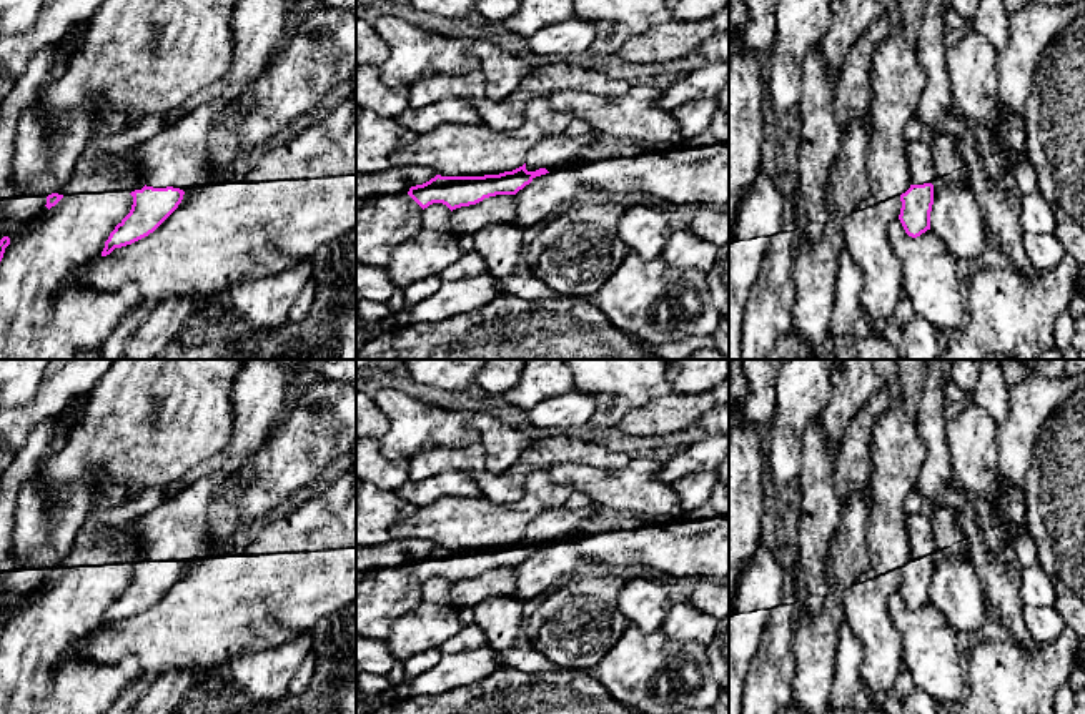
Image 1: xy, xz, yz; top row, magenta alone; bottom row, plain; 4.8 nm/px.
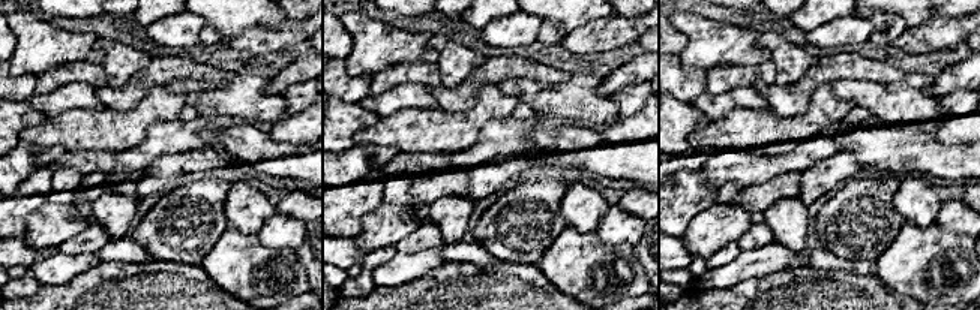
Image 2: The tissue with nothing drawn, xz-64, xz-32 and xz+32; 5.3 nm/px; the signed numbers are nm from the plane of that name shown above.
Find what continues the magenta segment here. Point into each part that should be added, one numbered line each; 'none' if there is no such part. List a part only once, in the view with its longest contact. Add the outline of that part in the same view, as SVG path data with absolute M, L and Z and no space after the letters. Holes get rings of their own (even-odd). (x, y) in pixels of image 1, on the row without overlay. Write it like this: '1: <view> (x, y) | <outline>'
1: xy (195, 523) | M233 474L201 476L140 516L133 529L141 534L145 558L188 563L221 553L241 518Z

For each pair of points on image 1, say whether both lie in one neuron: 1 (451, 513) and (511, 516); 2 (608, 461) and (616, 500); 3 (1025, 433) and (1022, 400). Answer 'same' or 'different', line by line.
1: same
2: different
3: same

